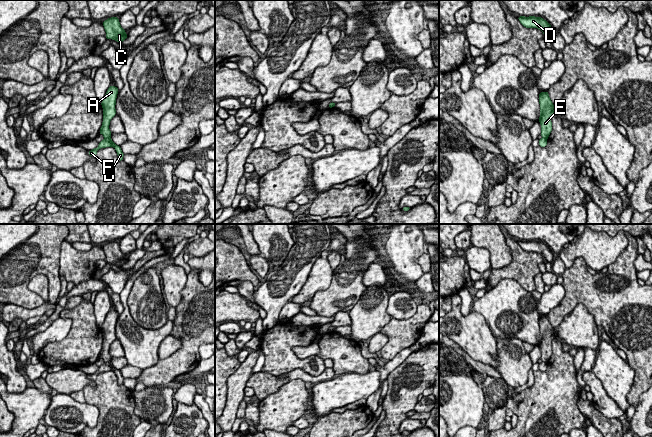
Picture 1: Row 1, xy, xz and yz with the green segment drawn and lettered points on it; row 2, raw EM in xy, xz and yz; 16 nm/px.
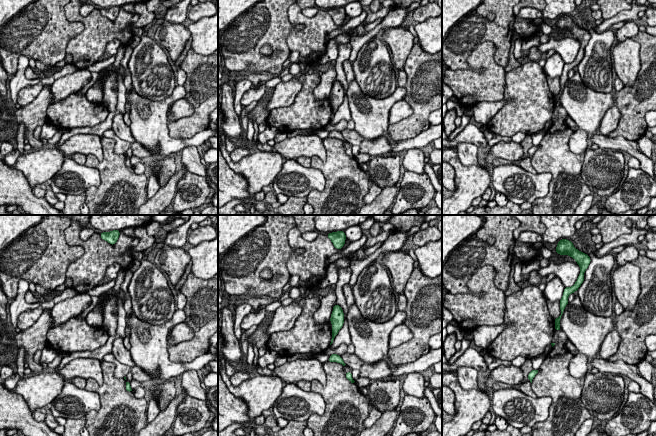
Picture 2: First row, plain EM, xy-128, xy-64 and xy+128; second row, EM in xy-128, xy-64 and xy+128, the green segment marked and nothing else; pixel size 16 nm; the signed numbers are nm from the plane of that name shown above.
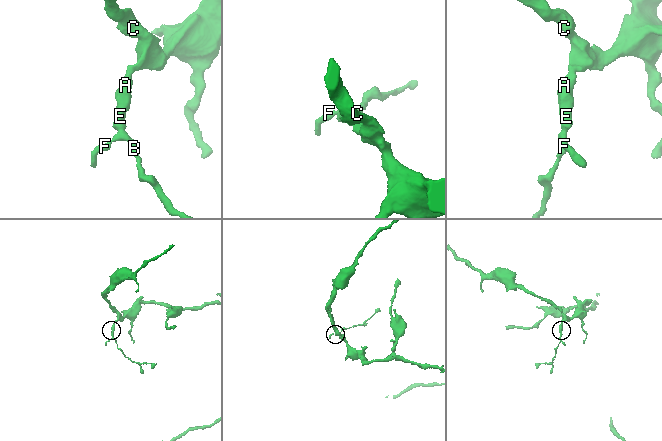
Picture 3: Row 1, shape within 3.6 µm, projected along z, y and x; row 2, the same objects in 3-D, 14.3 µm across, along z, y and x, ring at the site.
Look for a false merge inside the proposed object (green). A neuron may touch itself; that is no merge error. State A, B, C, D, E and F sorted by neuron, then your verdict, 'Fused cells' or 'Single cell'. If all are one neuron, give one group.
Groups: A C D E / B F. Fused cells

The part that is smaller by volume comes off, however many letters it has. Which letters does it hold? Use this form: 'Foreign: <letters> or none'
Foreign: B, F

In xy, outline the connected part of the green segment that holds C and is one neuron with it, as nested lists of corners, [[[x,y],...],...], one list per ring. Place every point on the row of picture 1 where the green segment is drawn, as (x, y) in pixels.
[[[111,17],[102,22],[105,32],[106,39],[112,39],[118,43],[122,43],[127,39],[128,35],[125,30],[121,27],[118,17]]]

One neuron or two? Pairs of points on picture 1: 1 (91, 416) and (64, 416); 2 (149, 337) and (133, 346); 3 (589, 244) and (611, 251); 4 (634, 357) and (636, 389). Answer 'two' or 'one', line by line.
1: one
2: one
3: one
4: one

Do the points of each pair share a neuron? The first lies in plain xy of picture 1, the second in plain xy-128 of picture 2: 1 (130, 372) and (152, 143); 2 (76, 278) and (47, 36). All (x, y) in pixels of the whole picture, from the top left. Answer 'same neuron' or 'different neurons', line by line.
1: different neurons
2: different neurons

